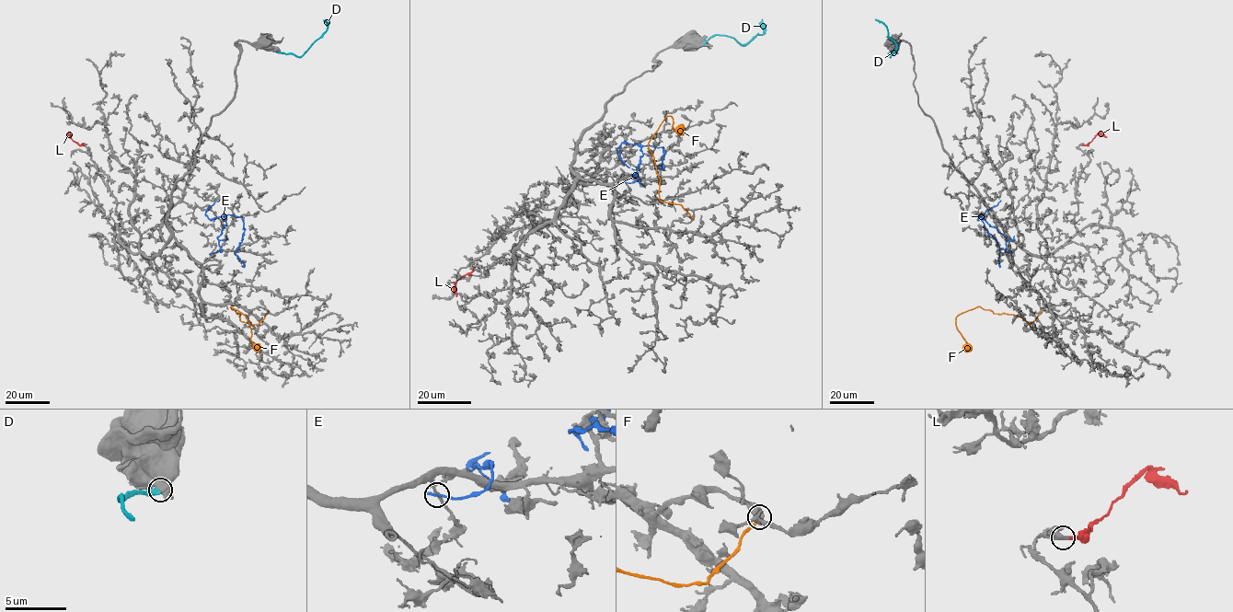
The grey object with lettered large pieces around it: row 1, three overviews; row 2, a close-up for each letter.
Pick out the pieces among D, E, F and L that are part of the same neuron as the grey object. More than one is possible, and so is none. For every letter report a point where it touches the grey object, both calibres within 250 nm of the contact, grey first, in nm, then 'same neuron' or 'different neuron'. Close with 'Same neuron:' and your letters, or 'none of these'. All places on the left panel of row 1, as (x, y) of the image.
D: meets grey at (277, 51); 700 nm thick on the grey side, 550 nm on the other; different neuron
E: meets grey at (212, 253); 240 nm thick on the grey side, 260 nm on the other; different neuron
F: meets grey at (269, 312); 480 nm thick on the grey side, 240 nm on the other; different neuron
L: meets grey at (84, 144); 480 nm thick on the grey side, 360 nm on the other; same neuron
Same neuron: L

